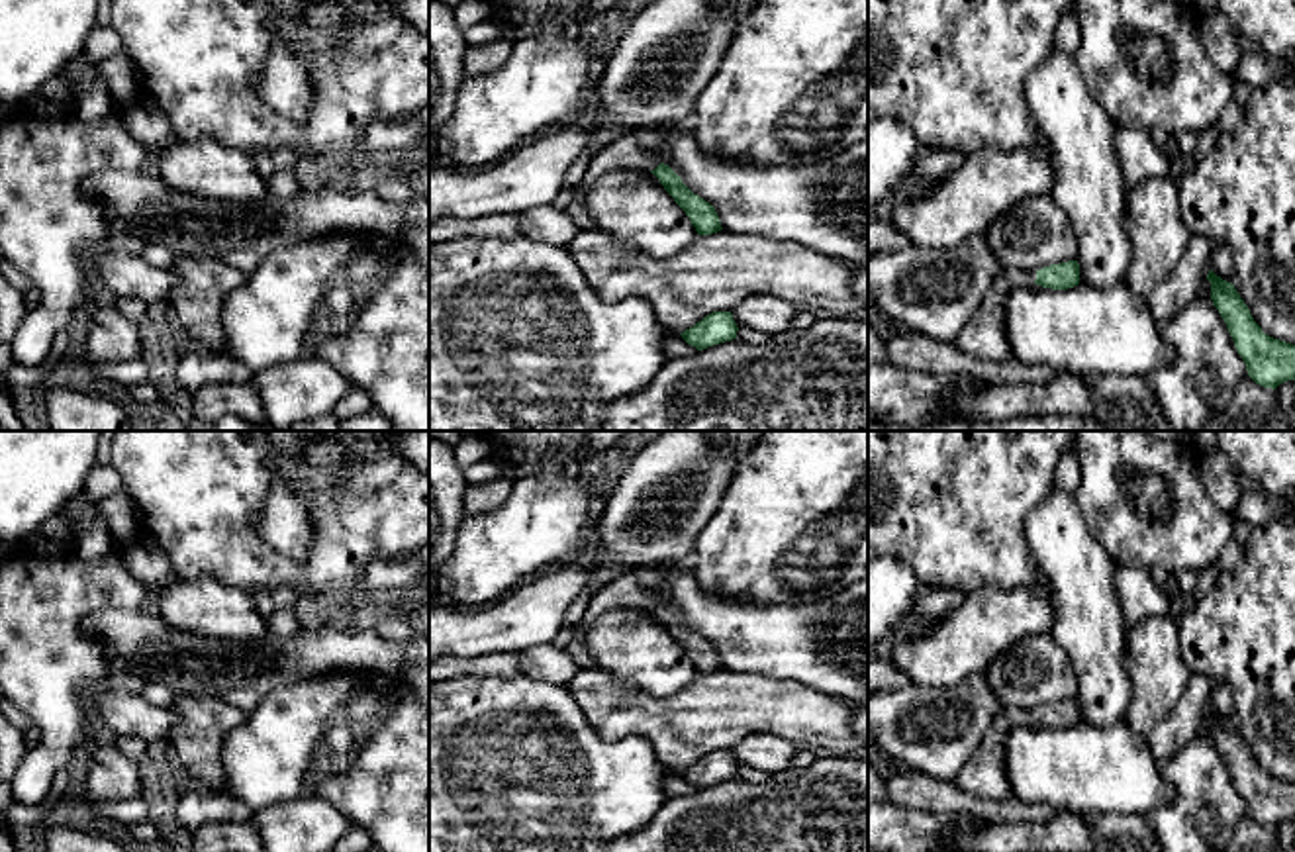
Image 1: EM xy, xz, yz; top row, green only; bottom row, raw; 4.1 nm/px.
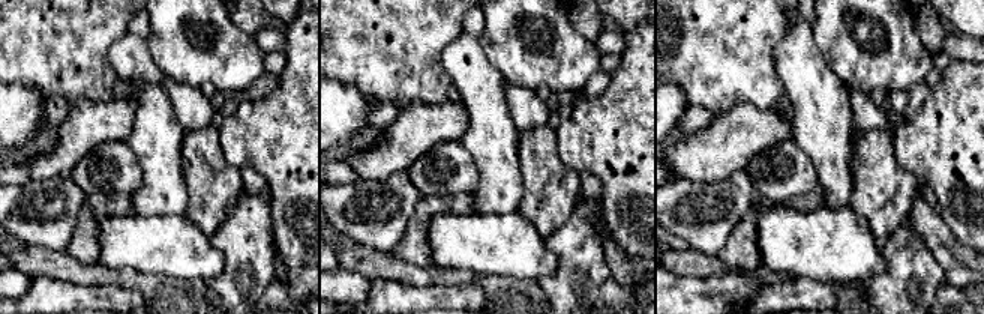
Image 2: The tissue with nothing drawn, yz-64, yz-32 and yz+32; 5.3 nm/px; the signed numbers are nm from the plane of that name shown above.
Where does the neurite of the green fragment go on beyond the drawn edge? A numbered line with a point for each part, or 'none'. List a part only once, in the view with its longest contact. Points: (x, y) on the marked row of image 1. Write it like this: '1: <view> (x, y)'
1: xz (641, 149)

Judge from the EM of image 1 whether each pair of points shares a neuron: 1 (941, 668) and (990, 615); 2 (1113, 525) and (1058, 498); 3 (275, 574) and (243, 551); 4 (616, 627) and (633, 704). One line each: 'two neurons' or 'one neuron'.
1: one neuron
2: two neurons
3: one neuron
4: two neurons

